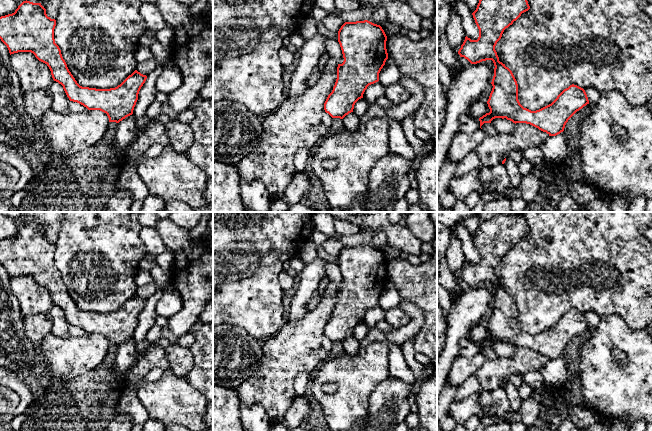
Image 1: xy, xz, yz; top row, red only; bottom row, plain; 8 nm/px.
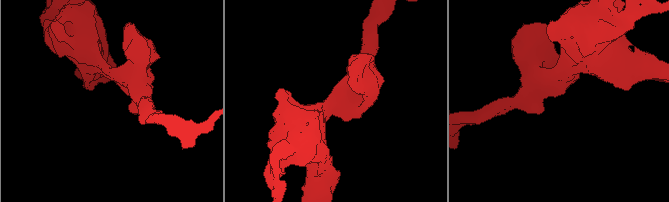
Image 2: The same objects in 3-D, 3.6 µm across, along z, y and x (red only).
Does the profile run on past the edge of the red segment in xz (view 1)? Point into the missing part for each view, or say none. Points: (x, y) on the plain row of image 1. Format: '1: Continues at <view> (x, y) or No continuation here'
1: No continuation here

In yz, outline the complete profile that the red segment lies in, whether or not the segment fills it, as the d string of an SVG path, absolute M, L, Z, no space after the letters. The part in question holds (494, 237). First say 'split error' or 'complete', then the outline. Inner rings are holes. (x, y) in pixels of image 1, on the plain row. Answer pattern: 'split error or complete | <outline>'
complete | M522 214L496 215L480 222L472 237L479 261L471 264L466 260L458 278L471 288L492 284L495 290L493 312L487 325L490 336L479 342L480 352L495 342L506 342L515 348L530 348L549 360L556 360L564 355L566 347L577 335L589 328L585 314L572 308L551 328L536 335L524 332L518 324L517 305L512 295L499 285L495 274L504 254L529 233Z

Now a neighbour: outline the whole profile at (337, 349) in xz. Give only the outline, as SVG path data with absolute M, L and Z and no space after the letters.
M333 342L332 349L330 353L328 354L328 359L333 359L335 357L338 357L344 352L344 348L342 343L340 342Z

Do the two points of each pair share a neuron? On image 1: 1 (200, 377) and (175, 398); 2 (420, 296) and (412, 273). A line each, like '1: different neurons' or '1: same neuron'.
1: different neurons
2: same neuron

